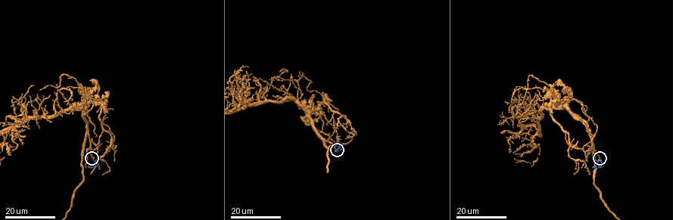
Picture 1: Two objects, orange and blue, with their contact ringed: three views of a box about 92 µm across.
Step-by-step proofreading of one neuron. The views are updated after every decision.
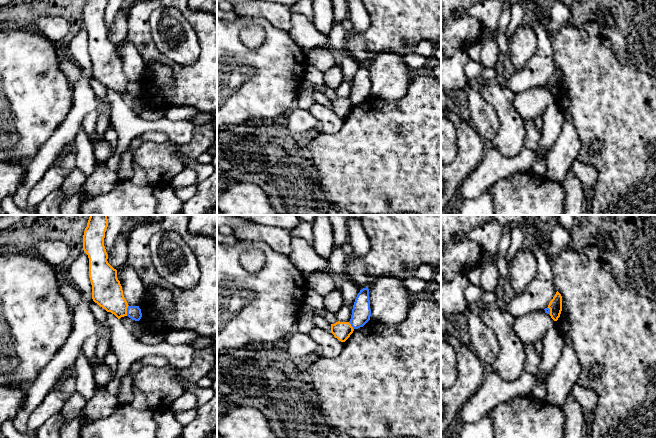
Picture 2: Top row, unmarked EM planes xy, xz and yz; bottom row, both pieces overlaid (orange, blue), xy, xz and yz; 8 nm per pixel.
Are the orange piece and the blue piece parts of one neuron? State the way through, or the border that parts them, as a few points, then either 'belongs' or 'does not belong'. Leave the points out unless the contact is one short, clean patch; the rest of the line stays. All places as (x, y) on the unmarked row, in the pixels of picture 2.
border along xy (128, 81), (126, 91); does not belong

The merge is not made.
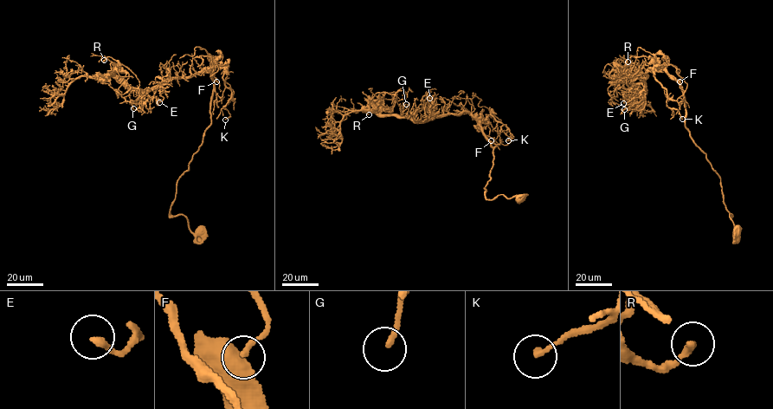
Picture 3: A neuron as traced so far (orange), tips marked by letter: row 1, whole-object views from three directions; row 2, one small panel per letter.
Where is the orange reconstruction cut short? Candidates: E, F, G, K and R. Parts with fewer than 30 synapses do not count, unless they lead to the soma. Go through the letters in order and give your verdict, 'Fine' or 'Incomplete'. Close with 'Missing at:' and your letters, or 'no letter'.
E: Fine
F: Fine
G: Fine
K: Fine
R: Fine
Missing at: no letter

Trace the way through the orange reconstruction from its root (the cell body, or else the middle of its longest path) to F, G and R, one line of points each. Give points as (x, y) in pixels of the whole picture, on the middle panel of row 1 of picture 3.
F: (522, 198), (486, 198), (484, 188), (496, 146), (490, 146), (480, 126), (488, 126), (486, 139), (491, 140)
G: (522, 198), (486, 198), (496, 146), (469, 113), (412, 120), (402, 114), (406, 104)
R: (522, 198), (486, 198), (496, 146), (467, 113), (416, 122), (383, 116), (376, 100), (369, 114)

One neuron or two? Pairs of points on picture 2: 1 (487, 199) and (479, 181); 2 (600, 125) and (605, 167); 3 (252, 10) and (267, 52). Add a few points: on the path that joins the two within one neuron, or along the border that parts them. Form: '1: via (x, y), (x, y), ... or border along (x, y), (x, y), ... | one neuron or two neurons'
1: border along (486, 188), (477, 197), (462, 201) | two neurons
2: via (608, 135), (608, 157) | one neuron
3: border along (241, 15), (265, 18), (275, 27) | two neurons

